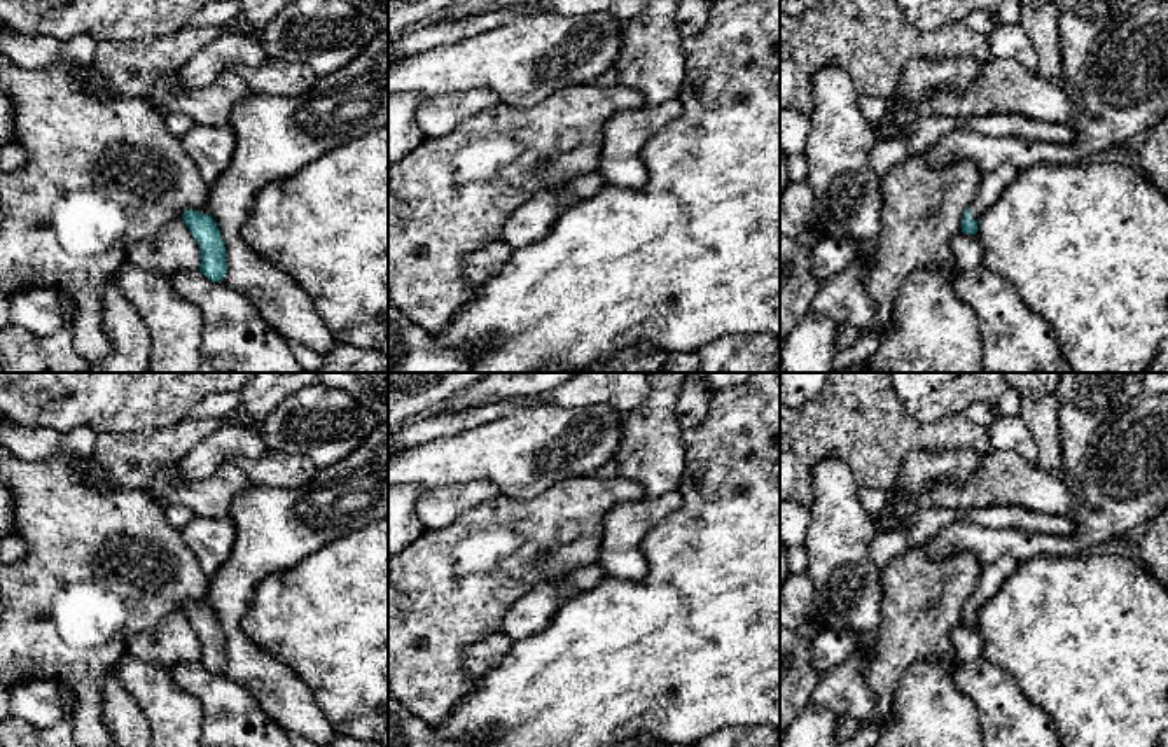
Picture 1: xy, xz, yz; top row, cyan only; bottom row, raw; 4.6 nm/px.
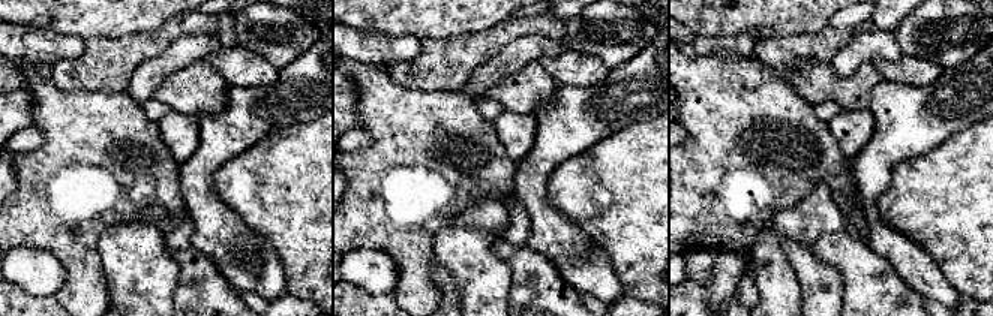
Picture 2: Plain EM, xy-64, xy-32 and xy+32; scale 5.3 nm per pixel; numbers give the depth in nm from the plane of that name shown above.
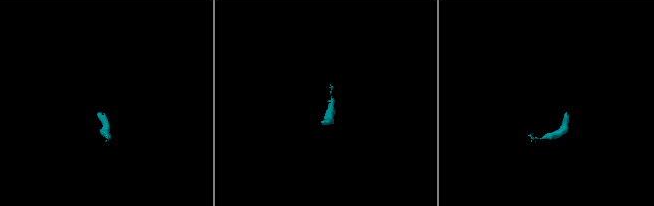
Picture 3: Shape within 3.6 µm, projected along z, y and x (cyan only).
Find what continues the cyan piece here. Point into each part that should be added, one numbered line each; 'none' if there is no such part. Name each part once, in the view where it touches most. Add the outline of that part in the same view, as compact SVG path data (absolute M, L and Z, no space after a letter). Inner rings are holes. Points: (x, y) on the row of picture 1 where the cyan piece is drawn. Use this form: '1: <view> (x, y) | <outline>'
1: yz (992, 184) | M1002 164L1000 168L984 173L977 189L976 199L970 203L970 219L977 220L1005 191L1012 182L1018 170L1011 164Z

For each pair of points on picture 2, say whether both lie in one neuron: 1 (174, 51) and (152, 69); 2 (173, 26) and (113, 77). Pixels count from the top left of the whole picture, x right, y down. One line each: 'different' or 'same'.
1: same
2: same

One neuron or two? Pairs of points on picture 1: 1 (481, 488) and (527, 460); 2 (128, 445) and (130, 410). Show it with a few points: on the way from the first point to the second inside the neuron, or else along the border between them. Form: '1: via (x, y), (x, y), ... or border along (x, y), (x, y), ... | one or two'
1: border along (450, 485), (485, 480), (502, 495) | two
2: border along (168, 425), (140, 431), (100, 431), (97, 434) | two

